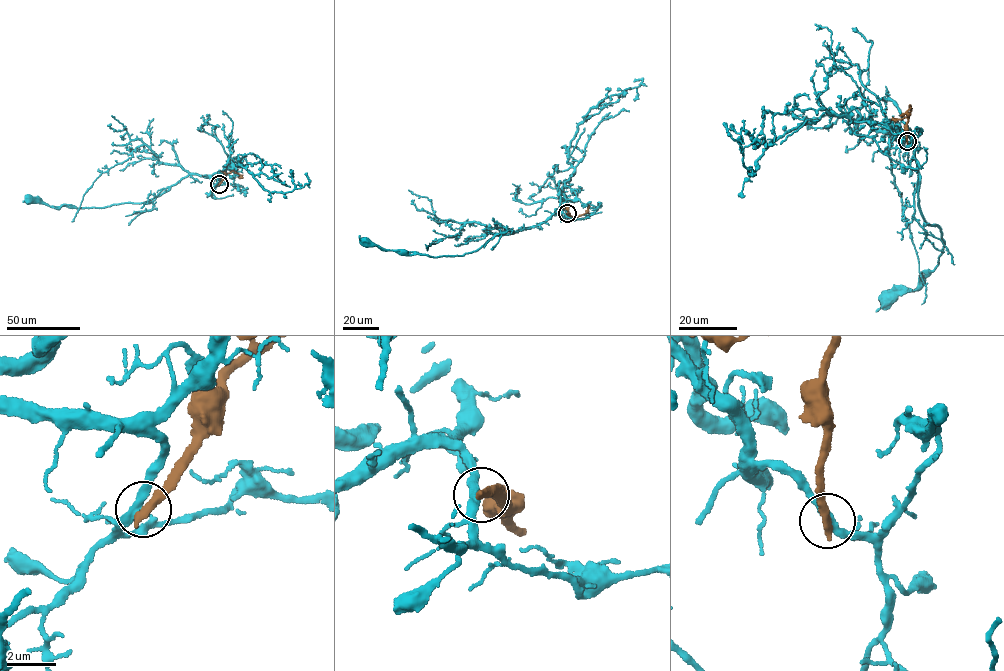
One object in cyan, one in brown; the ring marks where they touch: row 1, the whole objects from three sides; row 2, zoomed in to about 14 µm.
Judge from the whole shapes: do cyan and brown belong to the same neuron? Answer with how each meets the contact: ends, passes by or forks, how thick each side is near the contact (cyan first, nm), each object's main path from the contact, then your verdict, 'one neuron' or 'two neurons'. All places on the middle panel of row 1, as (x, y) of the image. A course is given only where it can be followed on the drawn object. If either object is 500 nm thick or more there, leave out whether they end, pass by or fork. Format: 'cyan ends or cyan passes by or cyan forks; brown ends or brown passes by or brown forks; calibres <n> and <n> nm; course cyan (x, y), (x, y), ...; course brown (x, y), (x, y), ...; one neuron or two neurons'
cyan passes by; brown ends; calibres 320 and 400 nm; course cyan (567, 213), (561, 209), (531, 227), (497, 234), (476, 250), (460, 255), (400, 254), (366, 244), (367, 242); course brown (567, 213), (578, 217), (589, 206); two neurons

